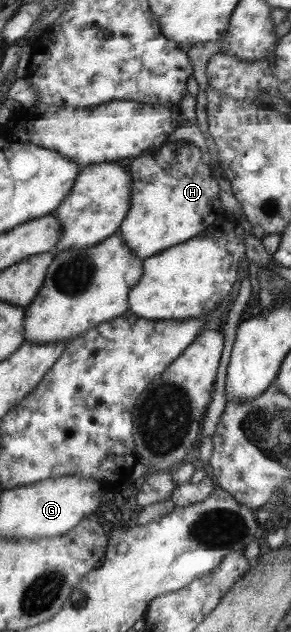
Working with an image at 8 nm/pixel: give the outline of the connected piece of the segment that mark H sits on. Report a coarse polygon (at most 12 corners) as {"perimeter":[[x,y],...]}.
{"perimeter":[[181,141],[126,167],[117,235],[141,261],[221,215],[201,151]]}

